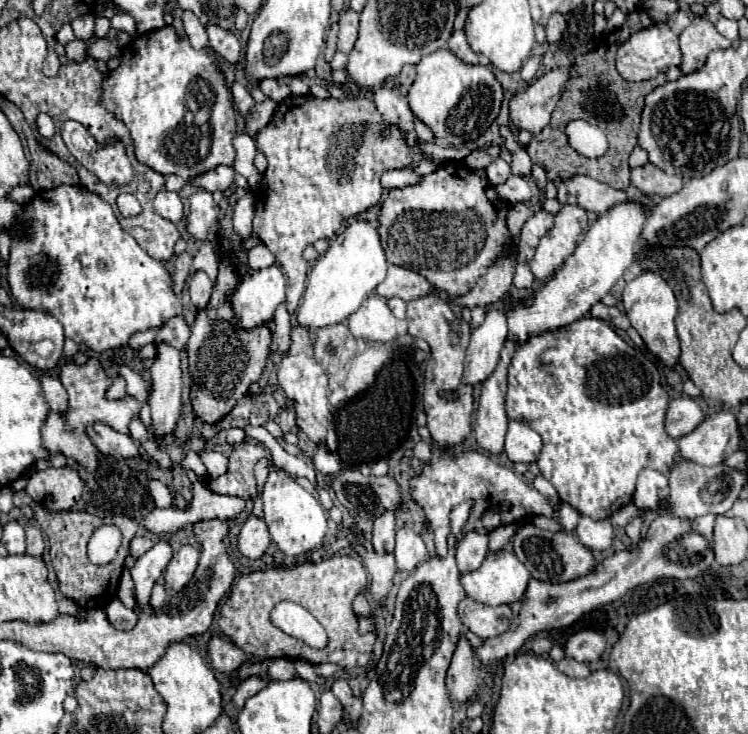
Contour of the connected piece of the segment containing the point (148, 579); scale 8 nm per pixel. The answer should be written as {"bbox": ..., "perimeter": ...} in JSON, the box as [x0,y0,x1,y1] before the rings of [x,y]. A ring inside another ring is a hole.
{"bbox":[131,542,173,608],"perimeter":[[[157,542],[149,552],[145,552],[137,564],[131,568],[131,578],[135,584],[137,594],[137,608],[149,606],[149,596],[155,580],[163,574],[165,566],[169,564],[173,550],[167,542]]]}

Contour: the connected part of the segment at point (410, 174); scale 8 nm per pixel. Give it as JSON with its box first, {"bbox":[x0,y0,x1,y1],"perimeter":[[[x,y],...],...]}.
{"bbox":[381,168,423,190],"perimeter":[[[403,168],[403,170],[389,170],[381,176],[381,184],[383,188],[387,190],[393,190],[393,188],[405,188],[409,184],[417,184],[421,182],[423,176],[419,176],[413,168]]]}

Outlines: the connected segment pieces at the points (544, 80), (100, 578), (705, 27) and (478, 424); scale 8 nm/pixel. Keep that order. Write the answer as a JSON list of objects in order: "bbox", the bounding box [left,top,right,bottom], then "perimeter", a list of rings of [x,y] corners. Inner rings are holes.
[{"bbox":[509,68,571,134],"perimeter":[[[557,68],[537,78],[529,88],[515,94],[509,104],[513,124],[521,130],[529,130],[531,134],[539,134],[549,124],[551,112],[561,100],[569,78],[571,68]]]},{"bbox":[13,492,139,610],"perimeter":[[[15,492],[13,494],[13,502],[23,502],[29,504],[33,508],[33,514],[41,526],[41,530],[47,534],[49,538],[49,556],[53,562],[53,568],[57,572],[59,578],[59,590],[63,596],[73,598],[83,610],[91,610],[91,608],[105,608],[113,598],[117,598],[117,582],[121,578],[123,572],[123,560],[129,554],[129,542],[135,538],[135,532],[139,528],[139,524],[133,518],[127,516],[115,516],[115,526],[123,532],[123,544],[117,552],[117,558],[111,564],[105,566],[93,566],[87,558],[87,542],[91,538],[91,534],[105,524],[103,518],[95,518],[87,512],[49,512],[45,510],[41,504],[33,502],[27,492]]]},{"bbox":[681,18,731,74],"perimeter":[[[693,18],[693,22],[681,32],[681,74],[693,74],[701,70],[709,52],[725,50],[731,46],[731,40],[721,36],[707,18]]]},{"bbox":[475,340,517,454],"perimeter":[[[507,340],[497,368],[483,382],[477,418],[475,418],[475,436],[483,450],[491,454],[503,452],[503,440],[507,434],[507,414],[505,414],[505,392],[507,392],[507,368],[515,354],[517,342]]]}]

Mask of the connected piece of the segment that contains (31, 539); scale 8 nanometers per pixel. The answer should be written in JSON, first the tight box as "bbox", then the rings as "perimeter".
{"bbox":[25,524,45,556],"perimeter":[[[27,524],[25,526],[25,532],[27,532],[27,554],[41,556],[43,554],[43,548],[45,548],[41,530],[37,526],[33,526],[33,524]]]}

